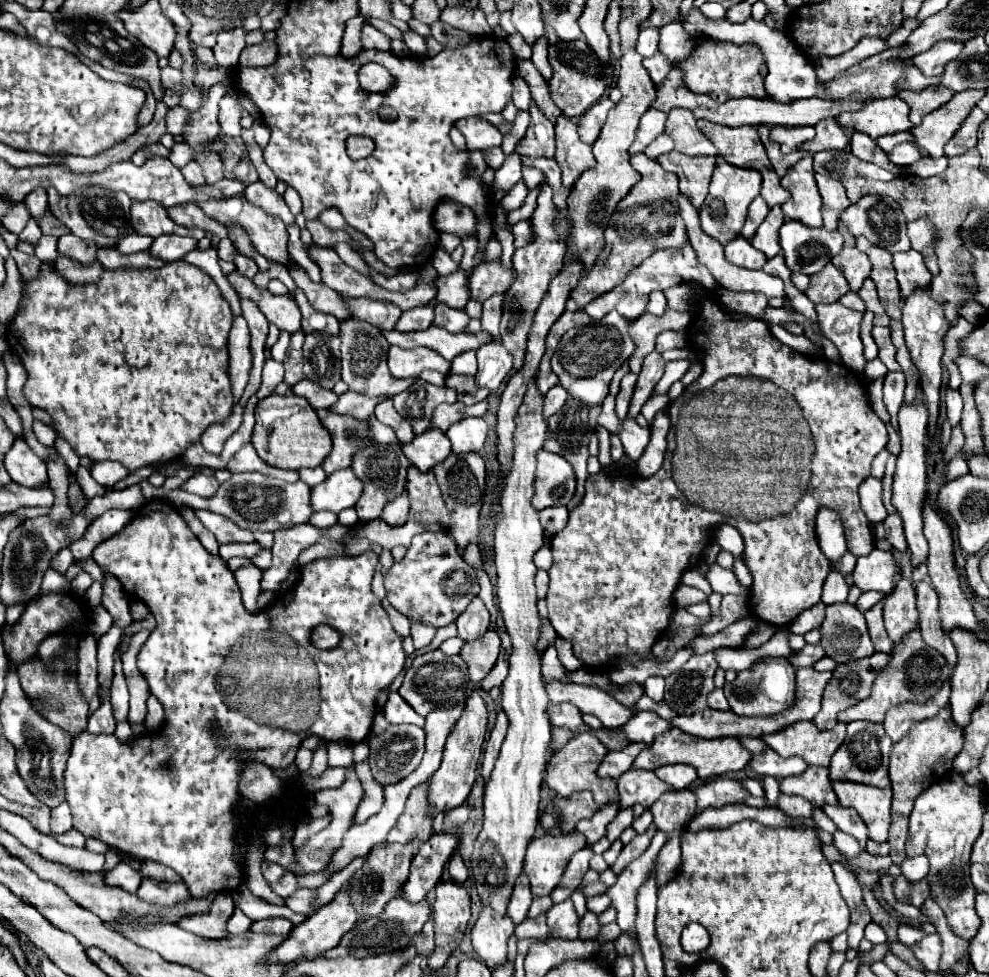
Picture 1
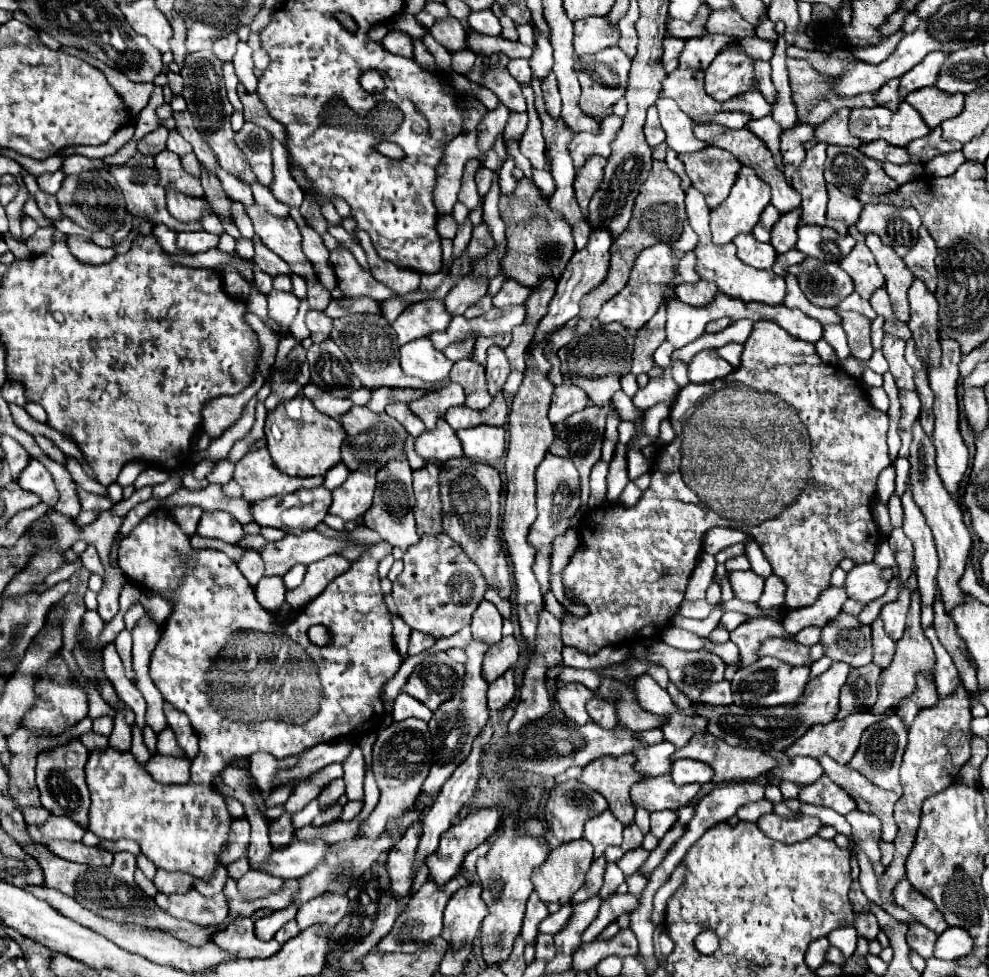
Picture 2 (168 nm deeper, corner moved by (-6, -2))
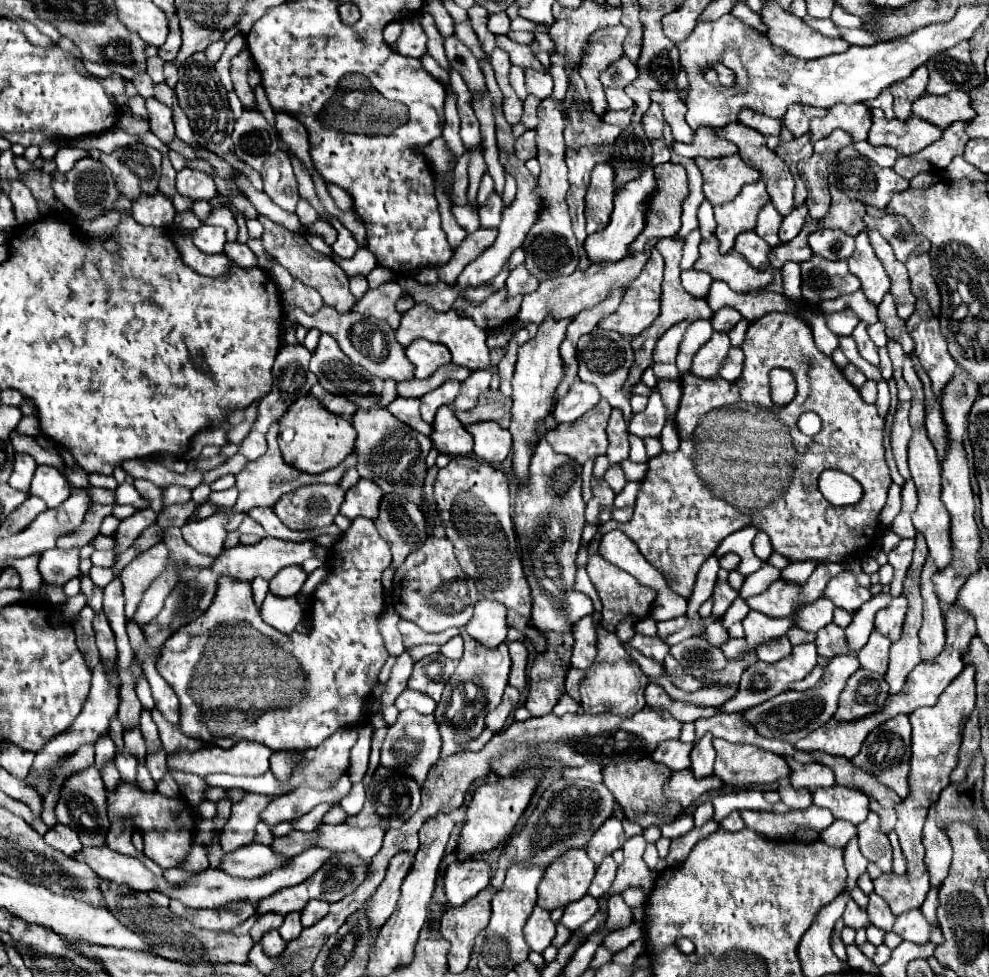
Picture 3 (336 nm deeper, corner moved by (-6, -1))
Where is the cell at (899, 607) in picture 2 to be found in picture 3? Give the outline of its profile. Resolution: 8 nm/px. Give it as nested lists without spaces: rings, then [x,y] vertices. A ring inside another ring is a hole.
[[[894,597],[884,609],[880,609],[874,617],[874,629],[888,637],[890,641],[898,641],[902,633],[902,623],[906,617],[906,597]]]

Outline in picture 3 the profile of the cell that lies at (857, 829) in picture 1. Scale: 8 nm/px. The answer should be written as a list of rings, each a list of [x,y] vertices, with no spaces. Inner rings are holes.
[[[868,813],[866,821],[858,825],[858,841],[864,857],[876,863],[884,873],[892,873],[892,847],[880,829],[880,819],[876,813]]]

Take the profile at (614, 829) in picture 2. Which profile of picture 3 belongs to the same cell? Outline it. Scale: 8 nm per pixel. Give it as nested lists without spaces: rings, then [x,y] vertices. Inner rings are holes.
[[[616,817],[606,819],[606,823],[592,835],[586,853],[596,863],[596,867],[602,863],[604,855],[612,855],[616,849],[620,849],[620,833],[622,833],[622,821]]]

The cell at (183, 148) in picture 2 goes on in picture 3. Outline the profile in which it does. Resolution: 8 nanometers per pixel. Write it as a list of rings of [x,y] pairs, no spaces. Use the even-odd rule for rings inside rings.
[[[150,97],[146,99],[146,109],[148,109],[150,131],[156,133],[164,143],[170,143],[174,139],[174,123],[172,123],[170,107]]]

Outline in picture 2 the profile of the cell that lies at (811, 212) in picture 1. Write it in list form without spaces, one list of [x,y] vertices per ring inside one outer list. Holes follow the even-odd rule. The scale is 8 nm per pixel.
[[[816,144],[806,152],[806,158],[802,160],[798,172],[792,178],[792,188],[802,196],[802,224],[816,224],[826,226],[826,184],[824,184],[824,160],[826,160],[826,144]]]

